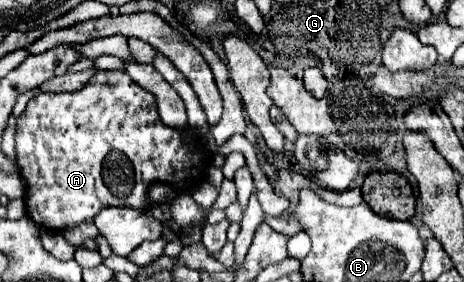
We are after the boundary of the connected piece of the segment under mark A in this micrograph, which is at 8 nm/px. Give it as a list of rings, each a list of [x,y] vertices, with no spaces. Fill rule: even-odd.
[[[96,70],[78,92],[38,94],[28,102],[16,126],[16,164],[26,184],[26,214],[48,230],[66,230],[92,220],[108,206],[148,210],[148,188],[152,184],[180,186],[182,190],[188,182],[194,182],[196,174],[202,176],[204,168],[212,164],[212,154],[204,150],[204,142],[202,146],[198,144],[200,140],[202,136],[194,134],[194,144],[188,144],[182,132],[178,134],[178,130],[162,124],[154,94],[140,88],[126,72]]]

